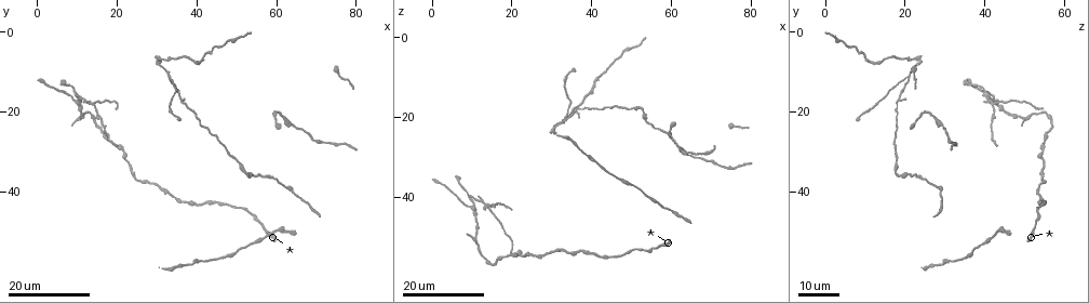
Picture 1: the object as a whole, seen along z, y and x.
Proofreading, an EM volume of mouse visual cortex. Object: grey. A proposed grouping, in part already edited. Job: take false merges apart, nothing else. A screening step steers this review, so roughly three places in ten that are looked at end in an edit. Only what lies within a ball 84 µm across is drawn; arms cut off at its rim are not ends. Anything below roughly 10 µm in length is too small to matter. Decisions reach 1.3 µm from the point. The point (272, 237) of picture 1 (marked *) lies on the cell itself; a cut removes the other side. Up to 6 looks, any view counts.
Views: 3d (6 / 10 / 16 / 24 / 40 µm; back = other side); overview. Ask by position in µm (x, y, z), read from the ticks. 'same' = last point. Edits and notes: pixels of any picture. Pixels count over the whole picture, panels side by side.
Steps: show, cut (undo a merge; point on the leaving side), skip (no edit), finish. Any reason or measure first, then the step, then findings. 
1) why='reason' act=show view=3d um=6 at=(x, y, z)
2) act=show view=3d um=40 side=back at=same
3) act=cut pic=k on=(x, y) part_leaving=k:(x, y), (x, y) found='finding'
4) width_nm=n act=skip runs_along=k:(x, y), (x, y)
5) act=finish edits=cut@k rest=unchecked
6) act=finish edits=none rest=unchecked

why='a narrow waist' act=show view=3d um=24 at=(22.0, 30.0, 55.0)

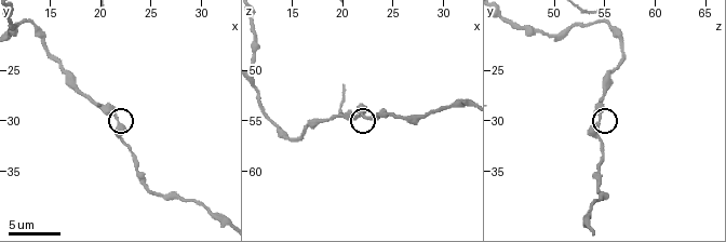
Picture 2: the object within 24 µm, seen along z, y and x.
act=show view=3d um=6 at=(21.6, 29.8, 54.6)

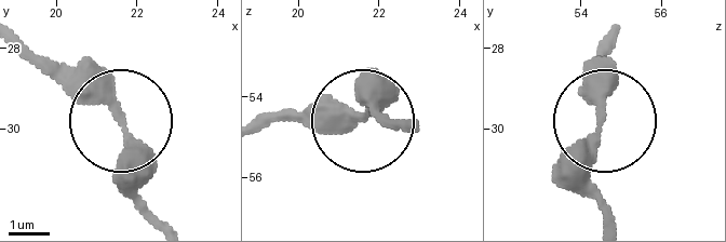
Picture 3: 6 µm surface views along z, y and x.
act=skip runs_along=3:(608, 214), (591, 184), (602, 53) found='all the same cell'

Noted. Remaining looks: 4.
why='looks like a crossing' act=show view=3d um=24 at=(14.0, 18.0, 42.5)

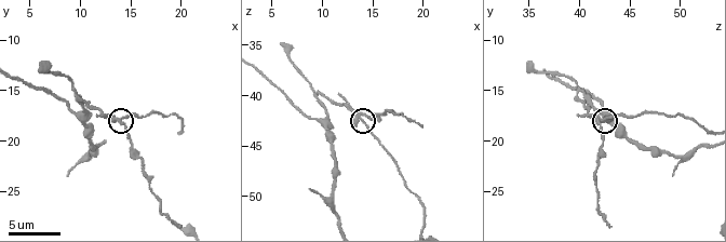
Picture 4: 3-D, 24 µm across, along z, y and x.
act=show view=3d um=10 at=(14.0, 18.0, 42.4)

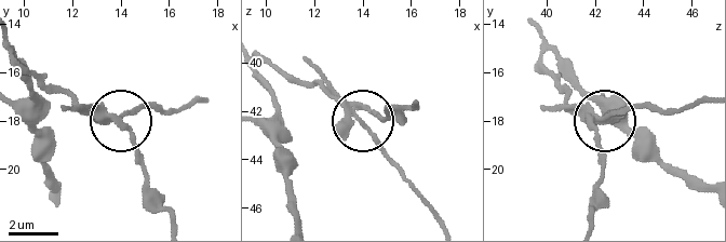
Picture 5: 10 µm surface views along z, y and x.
width_nm=280 act=skip runs_along=5:(259, 58), (314, 81), (357, 119), (368, 110), (389, 117) found='all the same cell'

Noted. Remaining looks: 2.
why='two arms in line, one across' act=show view=3d um=24 at=(33.0, 11.5, 20.5)

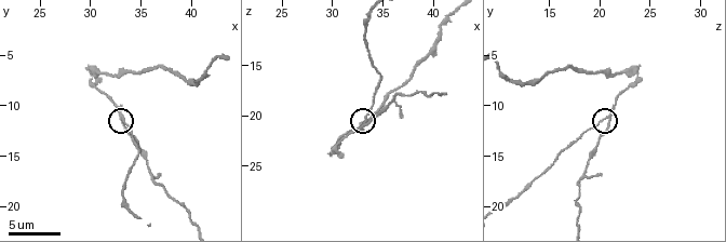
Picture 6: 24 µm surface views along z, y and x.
act=show view=3d um=6 at=(33.2, 11.0, 20.8)

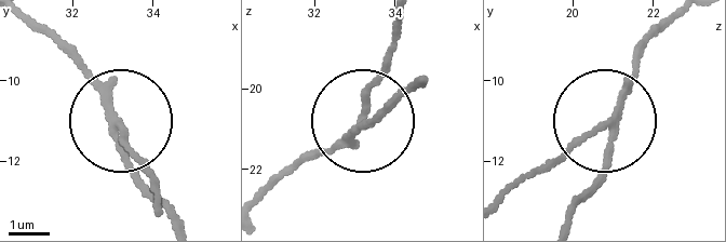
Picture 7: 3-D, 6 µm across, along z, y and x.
arms=3 act=skip runs_along=7:(567, 219), (602, 157), (595, 130), (533, 174) found='all the same cell'

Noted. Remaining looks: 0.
act=finish edits=none rest=unchecked

